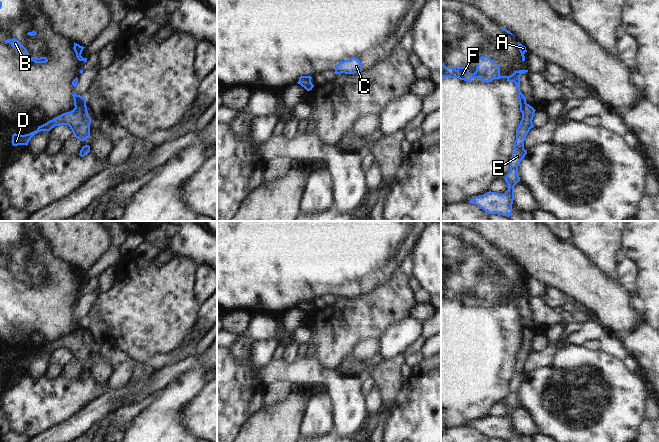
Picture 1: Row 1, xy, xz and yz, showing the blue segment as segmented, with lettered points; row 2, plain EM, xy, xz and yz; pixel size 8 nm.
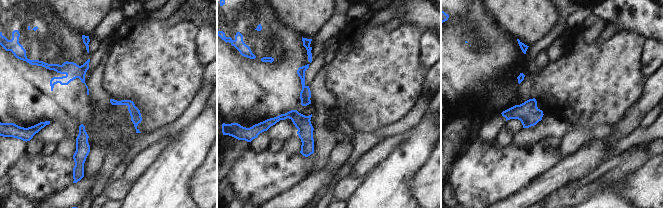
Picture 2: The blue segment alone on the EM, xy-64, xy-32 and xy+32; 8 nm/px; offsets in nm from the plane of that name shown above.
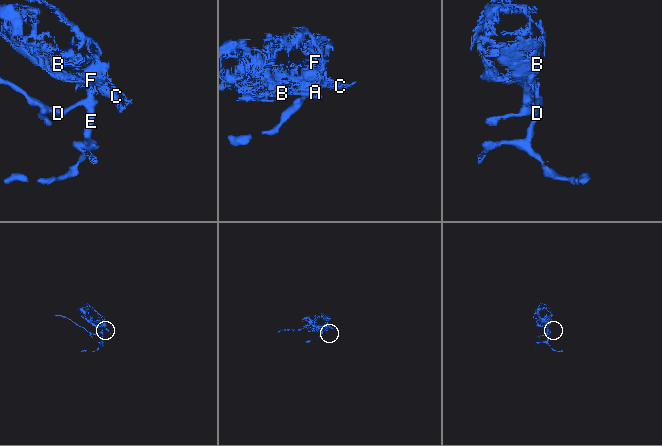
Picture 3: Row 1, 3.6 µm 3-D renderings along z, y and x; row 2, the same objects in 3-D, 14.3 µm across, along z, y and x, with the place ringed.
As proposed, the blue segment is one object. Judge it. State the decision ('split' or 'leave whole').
split

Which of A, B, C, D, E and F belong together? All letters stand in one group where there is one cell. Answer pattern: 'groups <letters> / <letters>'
groups A B C F / D E

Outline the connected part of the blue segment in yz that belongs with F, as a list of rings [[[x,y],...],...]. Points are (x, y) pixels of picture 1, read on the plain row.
[[[482,280],[478,284],[476,284],[477,292],[476,295],[472,298],[465,291],[459,290],[457,293],[454,291],[446,291],[441,286],[441,302],[449,301],[449,302],[459,302],[464,305],[471,305],[474,302],[479,302],[482,306],[491,306],[494,303],[506,302],[507,306],[514,306],[518,313],[518,323],[520,328],[520,335],[524,335],[524,331],[527,328],[526,322],[520,315],[520,300],[528,294],[519,294],[514,295],[514,297],[510,300],[501,300],[500,299],[500,291],[494,285],[491,284],[488,280]]]

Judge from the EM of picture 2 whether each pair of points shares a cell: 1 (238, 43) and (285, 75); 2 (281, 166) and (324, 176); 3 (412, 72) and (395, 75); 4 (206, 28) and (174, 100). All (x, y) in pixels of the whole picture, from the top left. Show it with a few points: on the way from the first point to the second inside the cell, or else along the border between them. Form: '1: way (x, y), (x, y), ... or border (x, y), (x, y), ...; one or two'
1: way (245, 56), (264, 75), (272, 75); one
2: border (311, 173), (292, 187); two
3: way (408, 73), (399, 75); one
4: border (195, 46), (199, 59), (204, 66); two

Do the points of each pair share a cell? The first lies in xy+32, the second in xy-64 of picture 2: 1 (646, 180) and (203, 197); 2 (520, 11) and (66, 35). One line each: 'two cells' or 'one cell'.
1: one cell
2: two cells

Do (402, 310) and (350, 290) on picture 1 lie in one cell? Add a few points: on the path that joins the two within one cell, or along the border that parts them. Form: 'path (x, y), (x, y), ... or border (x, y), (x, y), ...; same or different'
border (383, 283), (360, 295), (339, 298); different

